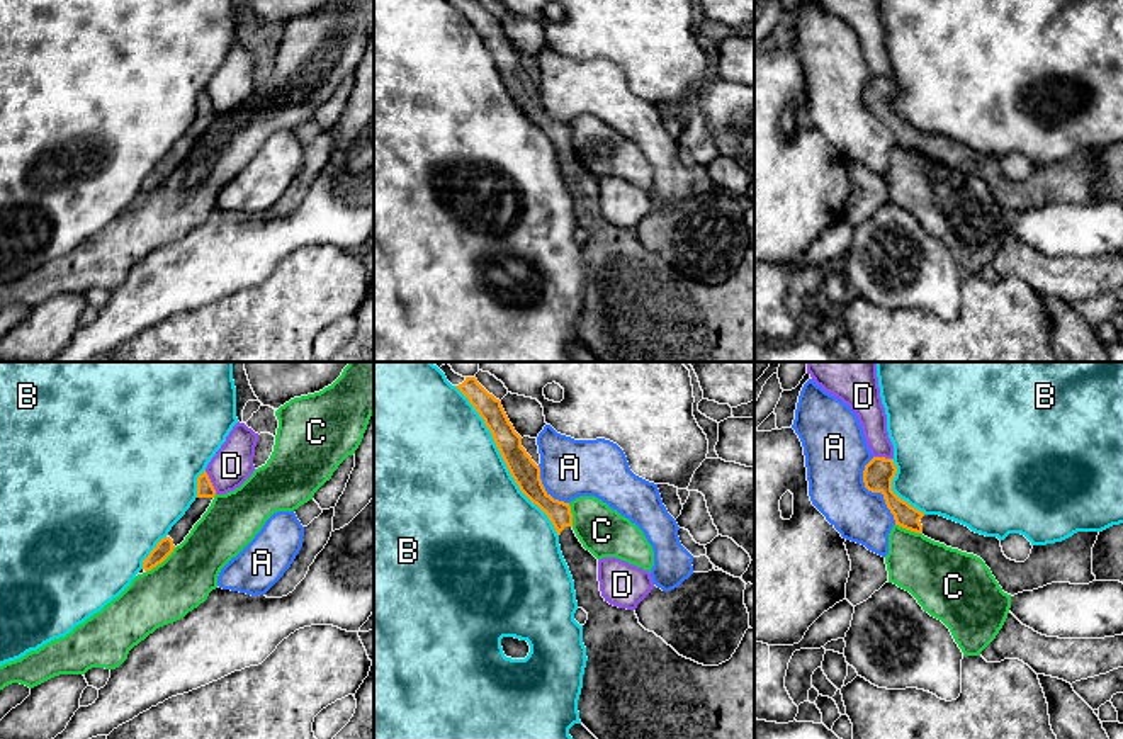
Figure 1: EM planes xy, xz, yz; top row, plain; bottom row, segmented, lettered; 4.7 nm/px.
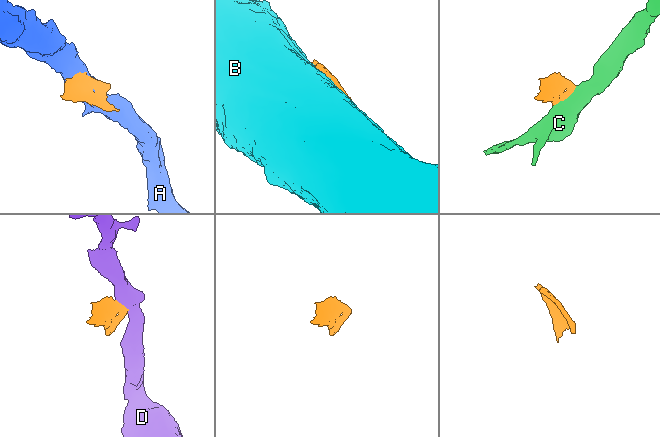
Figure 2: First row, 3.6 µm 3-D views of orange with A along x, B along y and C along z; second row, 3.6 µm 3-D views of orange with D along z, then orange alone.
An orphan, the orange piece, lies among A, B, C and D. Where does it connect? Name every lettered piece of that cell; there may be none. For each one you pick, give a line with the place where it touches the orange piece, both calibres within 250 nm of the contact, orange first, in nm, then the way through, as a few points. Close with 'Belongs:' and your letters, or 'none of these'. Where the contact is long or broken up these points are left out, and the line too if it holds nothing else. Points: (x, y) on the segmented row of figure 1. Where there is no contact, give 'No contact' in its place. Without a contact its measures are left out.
Belongs: none of these

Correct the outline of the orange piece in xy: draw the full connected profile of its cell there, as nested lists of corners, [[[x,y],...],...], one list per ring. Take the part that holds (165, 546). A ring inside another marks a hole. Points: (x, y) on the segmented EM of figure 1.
[[[204,471],[197,477],[197,498],[190,505],[190,508],[185,511],[185,515],[172,527],[168,535],[161,539],[156,547],[150,552],[150,556],[143,561],[143,569],[151,571],[158,564],[161,564],[177,545],[180,545],[185,537],[190,533],[194,525],[202,518],[202,515],[211,506],[212,499],[216,496],[216,489]]]

